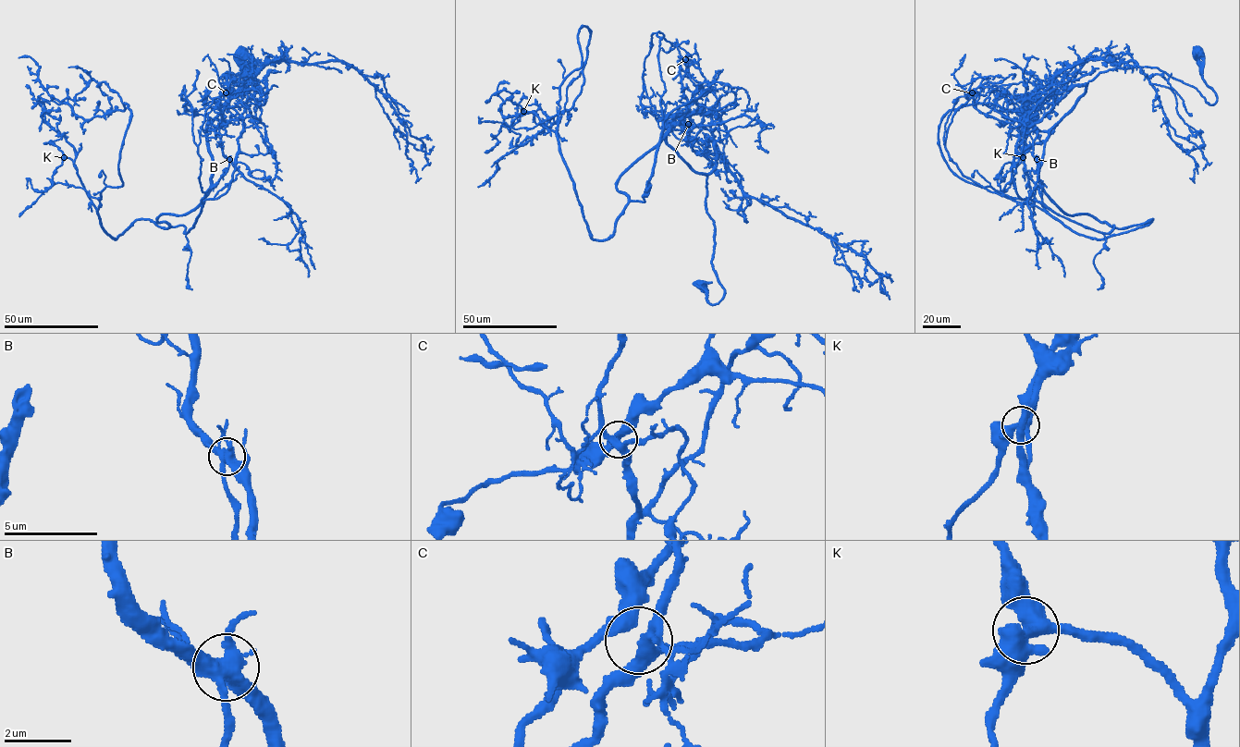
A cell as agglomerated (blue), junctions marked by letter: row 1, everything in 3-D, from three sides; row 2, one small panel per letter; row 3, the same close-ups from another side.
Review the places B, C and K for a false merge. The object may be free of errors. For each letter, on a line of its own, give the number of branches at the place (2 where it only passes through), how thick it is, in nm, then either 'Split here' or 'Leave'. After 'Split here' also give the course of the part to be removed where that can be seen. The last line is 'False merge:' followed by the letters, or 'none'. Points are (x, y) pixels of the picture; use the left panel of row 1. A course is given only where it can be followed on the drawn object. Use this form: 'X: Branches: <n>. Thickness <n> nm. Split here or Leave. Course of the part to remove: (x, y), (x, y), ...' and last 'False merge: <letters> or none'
B: Branches: 4. Thickness 440 nm. Leave
C: Branches: 4. Thickness 340 nm. Leave
K: Branches: 4. Thickness 420 nm. Leave
False merge: none

